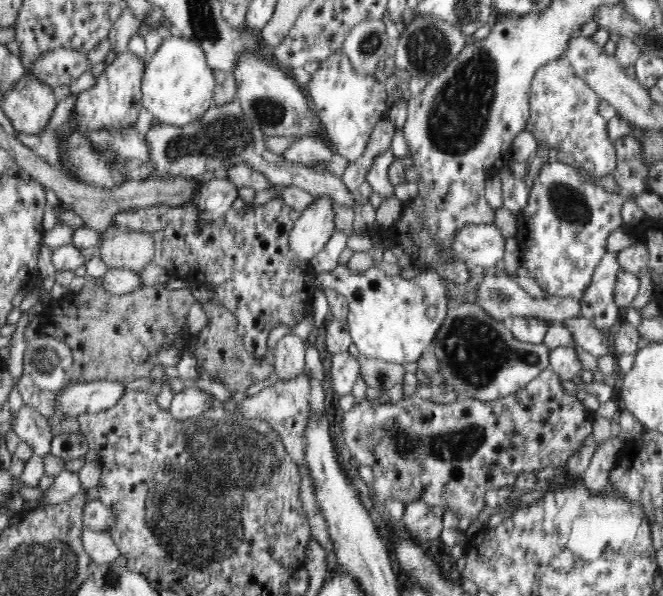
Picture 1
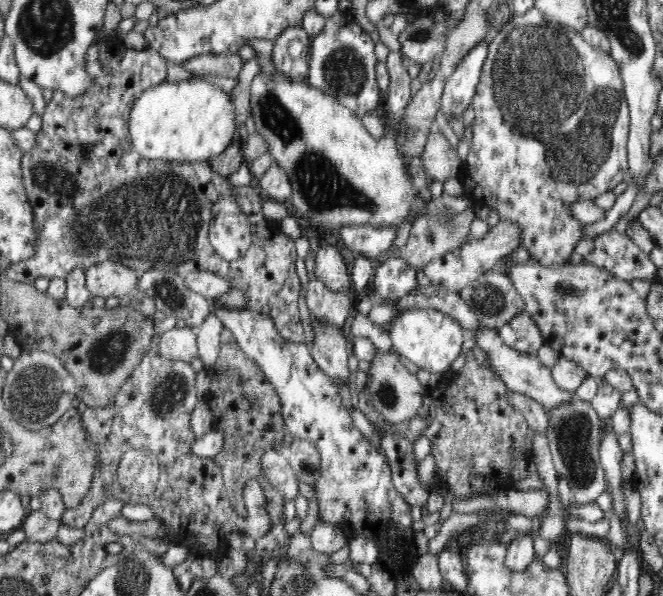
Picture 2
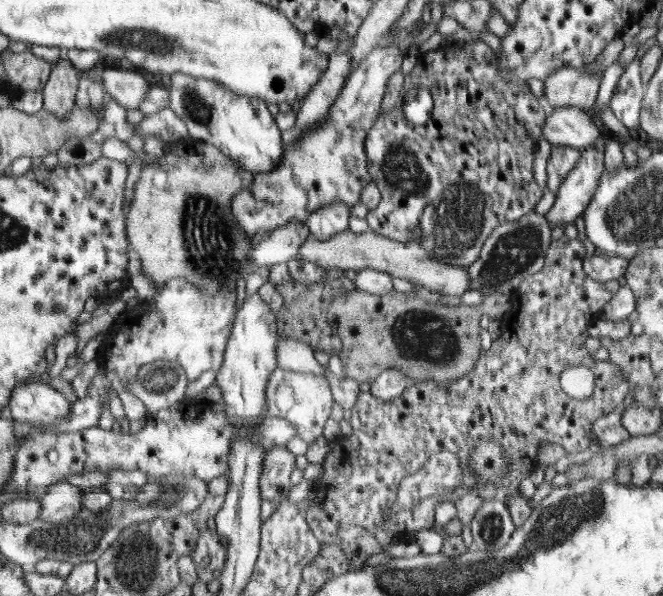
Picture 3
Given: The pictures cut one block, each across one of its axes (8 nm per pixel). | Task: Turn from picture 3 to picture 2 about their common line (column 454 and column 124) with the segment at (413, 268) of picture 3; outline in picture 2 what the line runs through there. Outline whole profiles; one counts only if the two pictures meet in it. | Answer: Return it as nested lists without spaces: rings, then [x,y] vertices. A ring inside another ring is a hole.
[[[105,261],[85,271],[86,287],[92,298],[124,297],[137,289],[139,275],[119,263]]]

